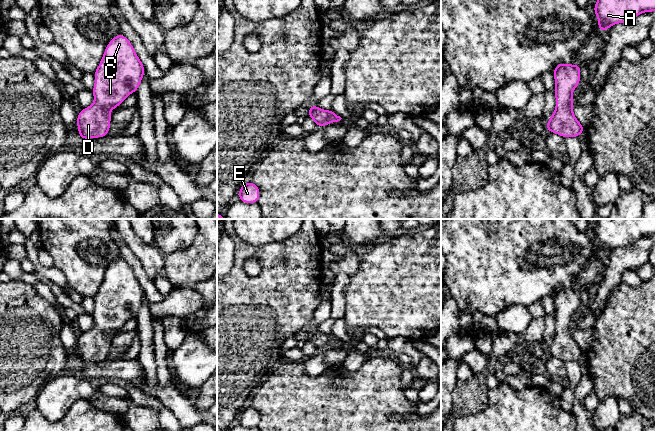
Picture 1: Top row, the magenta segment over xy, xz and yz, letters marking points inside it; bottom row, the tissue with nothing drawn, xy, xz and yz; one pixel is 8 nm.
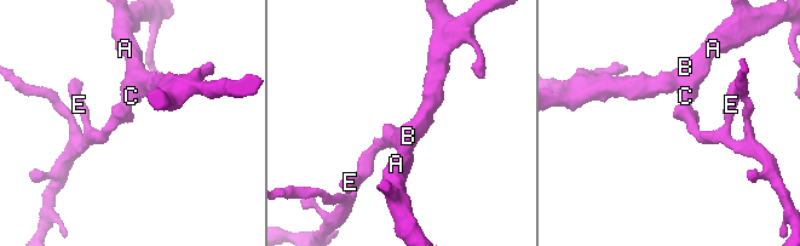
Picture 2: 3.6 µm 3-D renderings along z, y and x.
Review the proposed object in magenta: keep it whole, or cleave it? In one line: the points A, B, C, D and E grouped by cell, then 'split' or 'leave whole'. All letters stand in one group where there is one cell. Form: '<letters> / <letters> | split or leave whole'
A B C D E | leave whole

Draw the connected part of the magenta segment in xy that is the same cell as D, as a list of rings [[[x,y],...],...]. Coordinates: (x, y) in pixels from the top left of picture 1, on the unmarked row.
[[[122,257],[113,261],[94,296],[94,327],[81,333],[77,339],[81,364],[109,358],[110,335],[117,332],[131,317],[137,316],[144,297],[144,289],[131,266]]]

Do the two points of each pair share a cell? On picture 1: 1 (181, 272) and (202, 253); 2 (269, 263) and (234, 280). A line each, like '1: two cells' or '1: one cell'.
1: one cell
2: one cell

